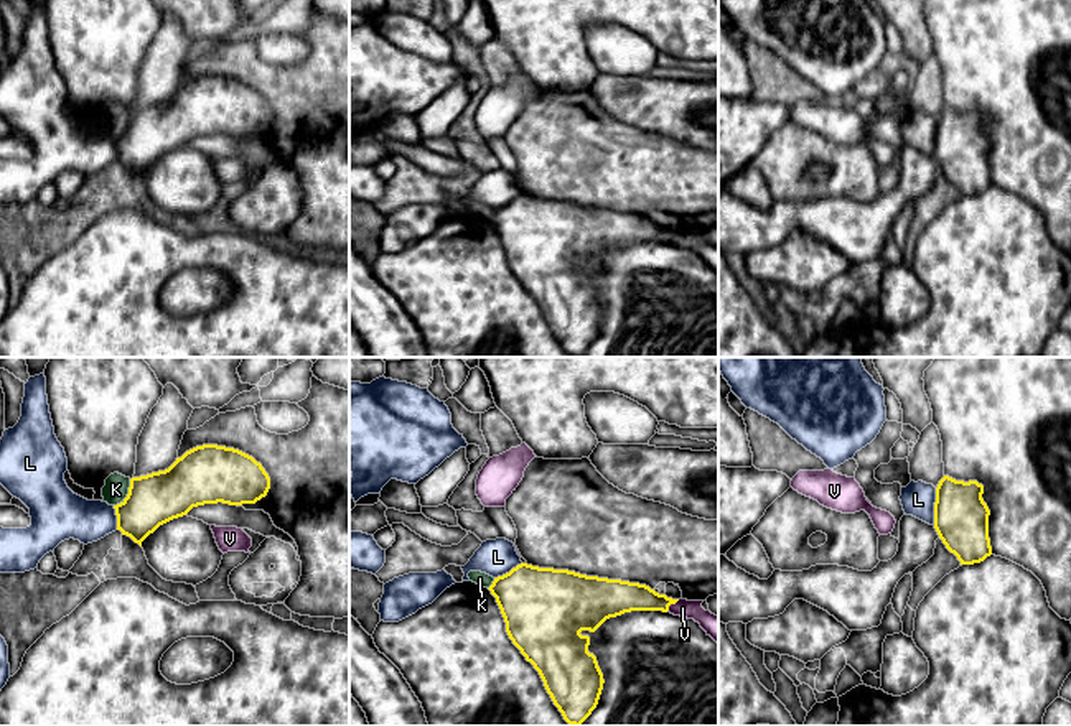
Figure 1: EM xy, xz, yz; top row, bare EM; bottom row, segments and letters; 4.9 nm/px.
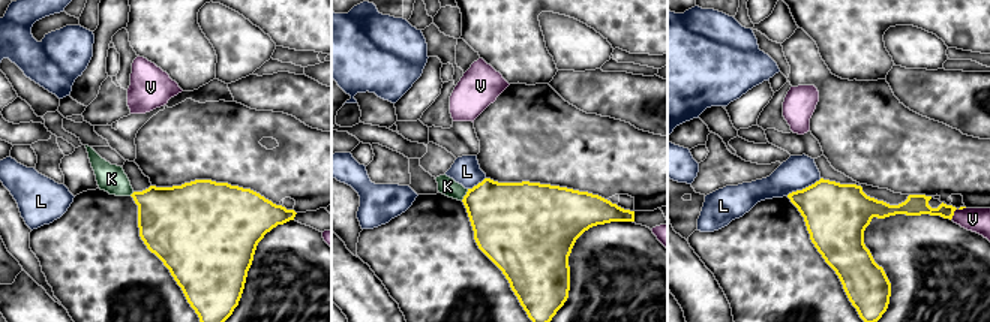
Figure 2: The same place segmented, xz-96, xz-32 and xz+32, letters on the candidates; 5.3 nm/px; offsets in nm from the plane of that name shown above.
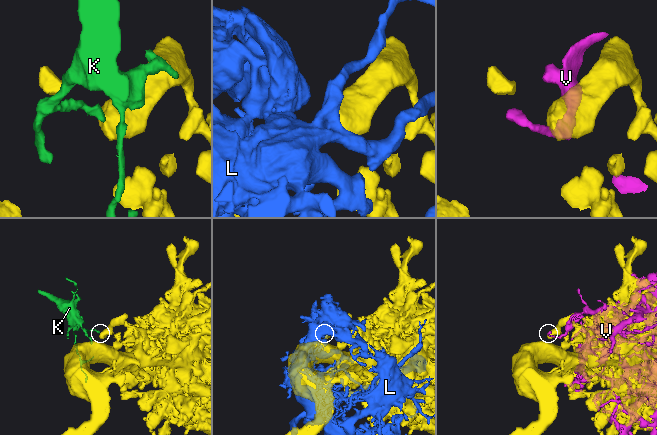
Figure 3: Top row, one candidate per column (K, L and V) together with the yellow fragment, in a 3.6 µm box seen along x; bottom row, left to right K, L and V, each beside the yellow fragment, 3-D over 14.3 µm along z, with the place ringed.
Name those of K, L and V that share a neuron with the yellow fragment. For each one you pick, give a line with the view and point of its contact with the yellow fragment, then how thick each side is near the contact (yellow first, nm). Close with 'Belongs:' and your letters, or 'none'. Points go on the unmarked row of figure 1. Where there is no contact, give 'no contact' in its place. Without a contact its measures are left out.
Belongs: none

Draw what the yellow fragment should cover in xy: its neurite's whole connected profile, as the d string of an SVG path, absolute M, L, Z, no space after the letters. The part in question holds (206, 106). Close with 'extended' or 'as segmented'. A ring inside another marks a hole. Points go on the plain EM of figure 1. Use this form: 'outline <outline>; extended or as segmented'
outline M203 76L186 82L165 102L130 110L127 128L114 137L117 161L142 178L142 173L160 156L186 147L204 135L255 135L267 127L270 109L252 87L226 77Z; as segmented

